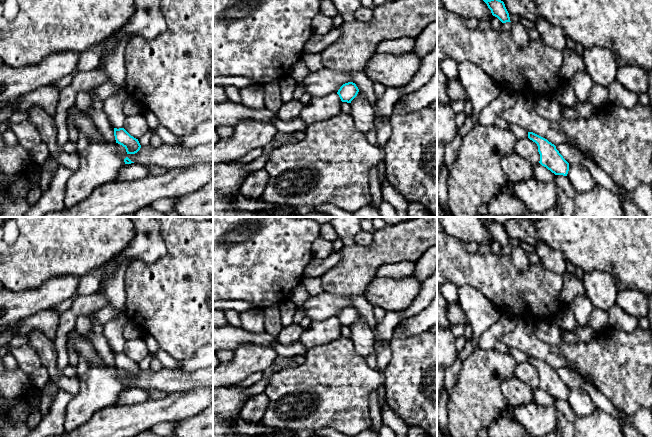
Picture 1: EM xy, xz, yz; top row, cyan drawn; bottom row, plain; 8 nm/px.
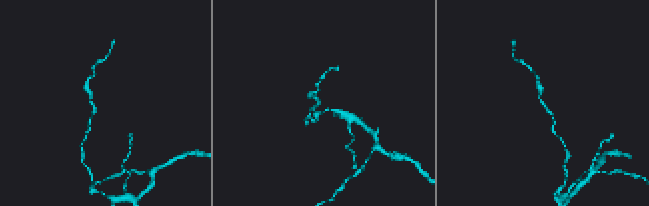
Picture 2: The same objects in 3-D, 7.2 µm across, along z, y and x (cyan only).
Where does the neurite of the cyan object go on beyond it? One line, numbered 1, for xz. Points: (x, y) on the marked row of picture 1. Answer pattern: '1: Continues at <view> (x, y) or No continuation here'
1: No continuation here

